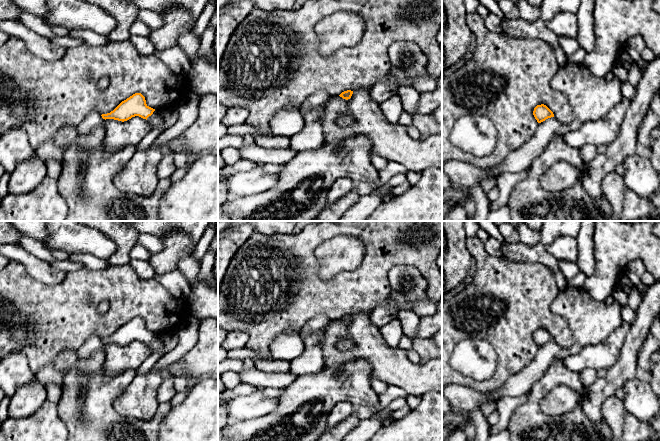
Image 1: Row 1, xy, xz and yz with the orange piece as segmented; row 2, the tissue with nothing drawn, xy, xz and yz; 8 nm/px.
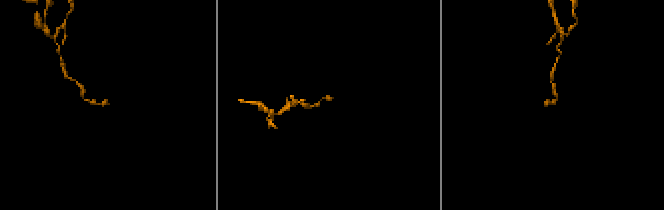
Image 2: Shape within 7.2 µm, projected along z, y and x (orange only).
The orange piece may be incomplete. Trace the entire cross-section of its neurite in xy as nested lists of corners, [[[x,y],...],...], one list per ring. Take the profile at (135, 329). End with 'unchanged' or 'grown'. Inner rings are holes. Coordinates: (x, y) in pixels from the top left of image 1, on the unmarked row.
[[[135,317],[126,324],[122,325],[113,335],[101,339],[103,343],[114,343],[127,345],[132,341],[139,340],[146,343],[152,352],[163,348],[161,336],[149,331],[145,321],[141,317]]] | grown

